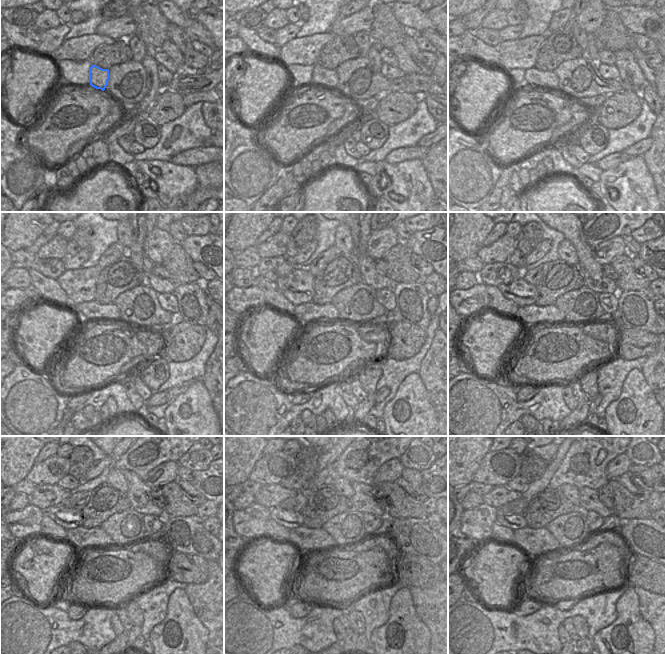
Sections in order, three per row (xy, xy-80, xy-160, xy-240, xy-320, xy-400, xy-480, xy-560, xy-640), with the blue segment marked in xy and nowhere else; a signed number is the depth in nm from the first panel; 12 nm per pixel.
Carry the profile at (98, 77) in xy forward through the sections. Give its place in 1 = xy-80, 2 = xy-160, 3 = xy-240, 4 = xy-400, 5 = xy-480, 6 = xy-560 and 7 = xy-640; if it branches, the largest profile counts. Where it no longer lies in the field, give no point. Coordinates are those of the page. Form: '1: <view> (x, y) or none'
1: xy-80 (323, 77)
2: xy-160 (547, 79)
3: xy-240 (90, 312)
4: xy-400 (532, 314)
5: xy-480 (81, 537)
6: xy-560 (306, 539)
7: xy-640 (534, 542)

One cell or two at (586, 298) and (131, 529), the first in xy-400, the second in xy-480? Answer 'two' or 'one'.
one

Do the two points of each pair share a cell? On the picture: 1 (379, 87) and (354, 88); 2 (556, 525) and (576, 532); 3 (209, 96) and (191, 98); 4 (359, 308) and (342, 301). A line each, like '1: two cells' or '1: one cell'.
1: one cell
2: one cell
3: one cell
4: one cell

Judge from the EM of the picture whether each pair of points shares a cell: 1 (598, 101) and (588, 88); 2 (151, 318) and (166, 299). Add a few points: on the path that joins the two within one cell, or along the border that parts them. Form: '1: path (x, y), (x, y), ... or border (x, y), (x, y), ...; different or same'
1: border (606, 97), (600, 95), (588, 96), (575, 102); different
2: border (151, 294), (151, 299), (162, 310), (172, 313); different

